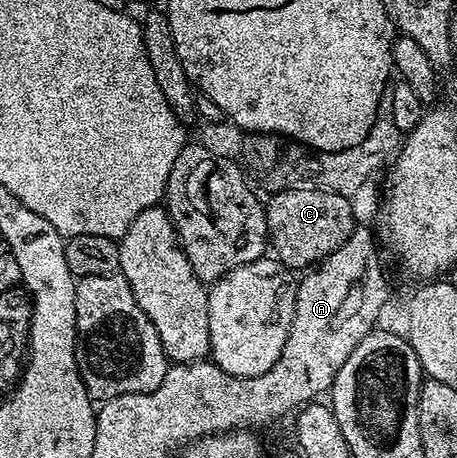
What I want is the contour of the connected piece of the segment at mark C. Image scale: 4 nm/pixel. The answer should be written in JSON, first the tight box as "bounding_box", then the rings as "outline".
{"bounding_box":[264,190,358,272],"outline":[[[283,190],[272,194],[269,199],[264,211],[268,240],[271,249],[276,249],[274,254],[278,261],[293,272],[315,267],[339,246],[346,244],[358,225],[358,219],[352,215],[353,203],[341,194],[321,190]]]}

